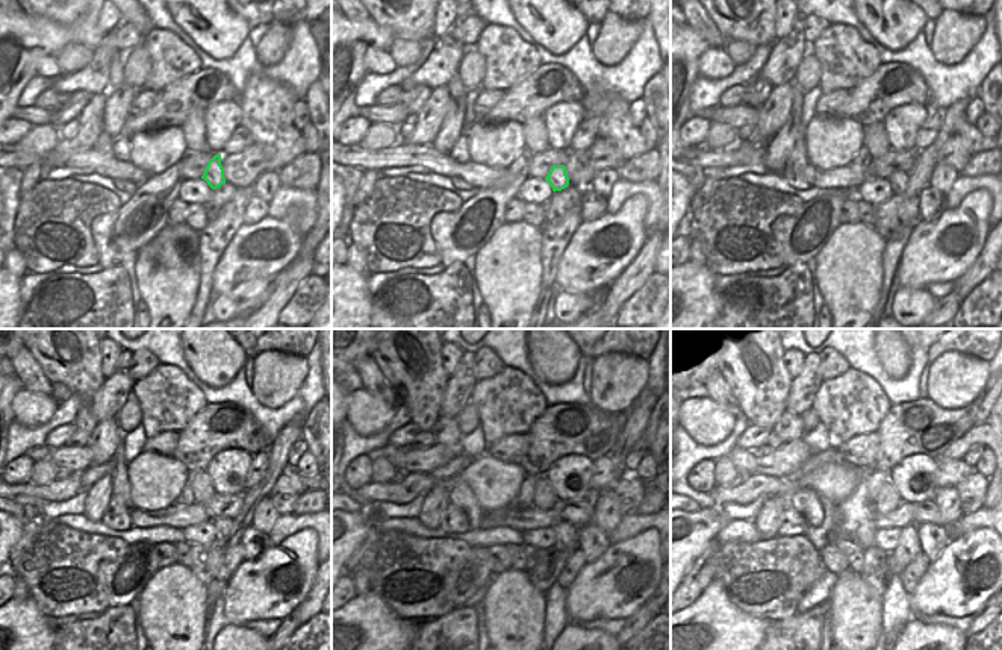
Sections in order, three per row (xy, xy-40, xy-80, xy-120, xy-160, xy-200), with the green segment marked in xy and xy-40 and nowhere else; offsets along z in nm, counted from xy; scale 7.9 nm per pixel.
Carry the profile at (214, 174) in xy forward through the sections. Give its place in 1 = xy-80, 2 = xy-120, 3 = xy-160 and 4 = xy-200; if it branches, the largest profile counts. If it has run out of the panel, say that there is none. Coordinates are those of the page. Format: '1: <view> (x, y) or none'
1: xy-80 (898, 181)
2: xy-120 (224, 526)
3: xy-160 (566, 534)
4: xy-200 (908, 547)

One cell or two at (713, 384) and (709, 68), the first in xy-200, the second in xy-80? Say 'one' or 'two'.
two

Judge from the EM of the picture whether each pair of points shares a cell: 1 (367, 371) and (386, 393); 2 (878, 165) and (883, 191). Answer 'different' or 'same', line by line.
1: same
2: different

